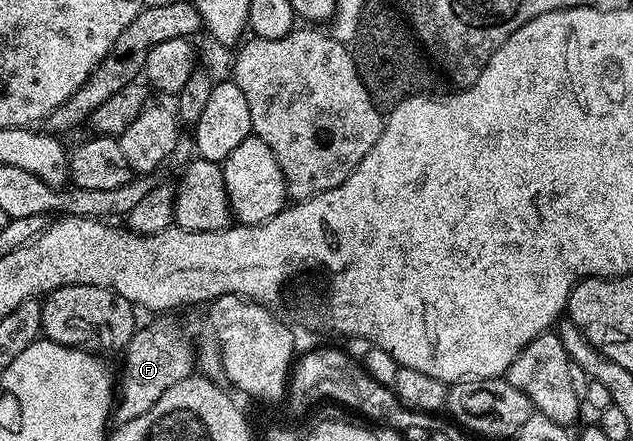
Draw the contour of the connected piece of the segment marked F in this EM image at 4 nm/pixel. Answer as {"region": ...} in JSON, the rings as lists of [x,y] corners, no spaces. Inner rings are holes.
{"region":[[[156,319],[153,325],[137,328],[136,333],[130,339],[128,348],[123,350],[124,370],[118,373],[118,392],[114,397],[114,421],[116,425],[125,425],[130,423],[130,419],[138,419],[138,415],[146,415],[146,411],[150,411],[150,407],[154,407],[154,403],[158,403],[158,399],[162,399],[162,395],[166,395],[166,391],[170,391],[170,387],[174,387],[174,383],[178,383],[182,379],[193,376],[194,366],[197,364],[198,357],[194,352],[194,345],[188,342],[188,337],[184,334],[184,329],[176,321],[160,321],[164,319]]]}

